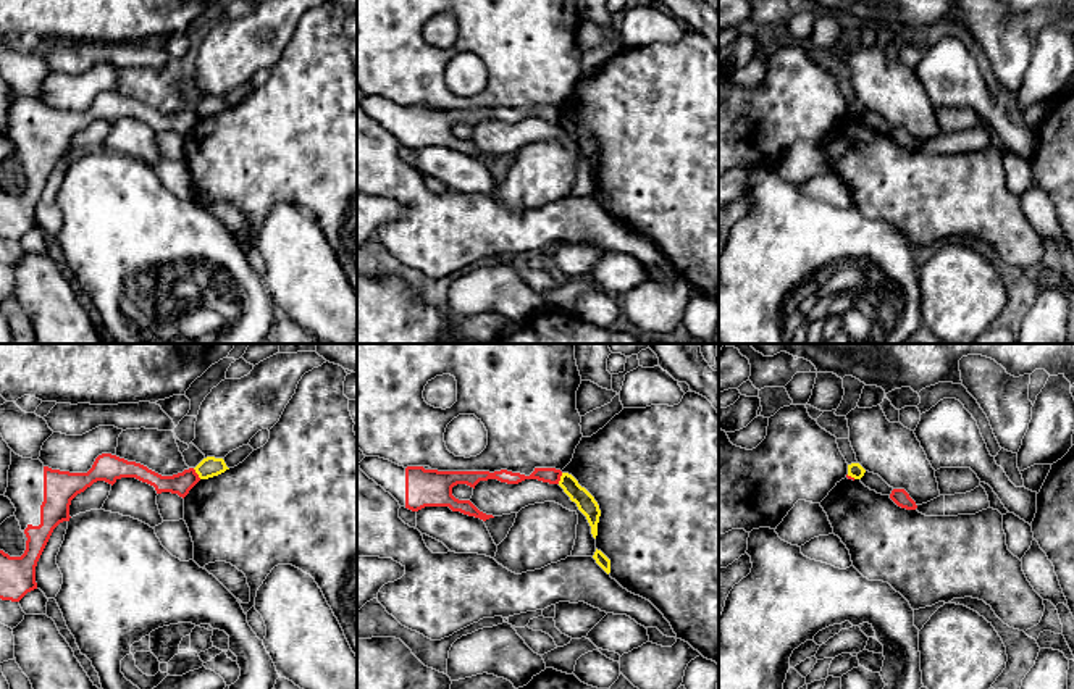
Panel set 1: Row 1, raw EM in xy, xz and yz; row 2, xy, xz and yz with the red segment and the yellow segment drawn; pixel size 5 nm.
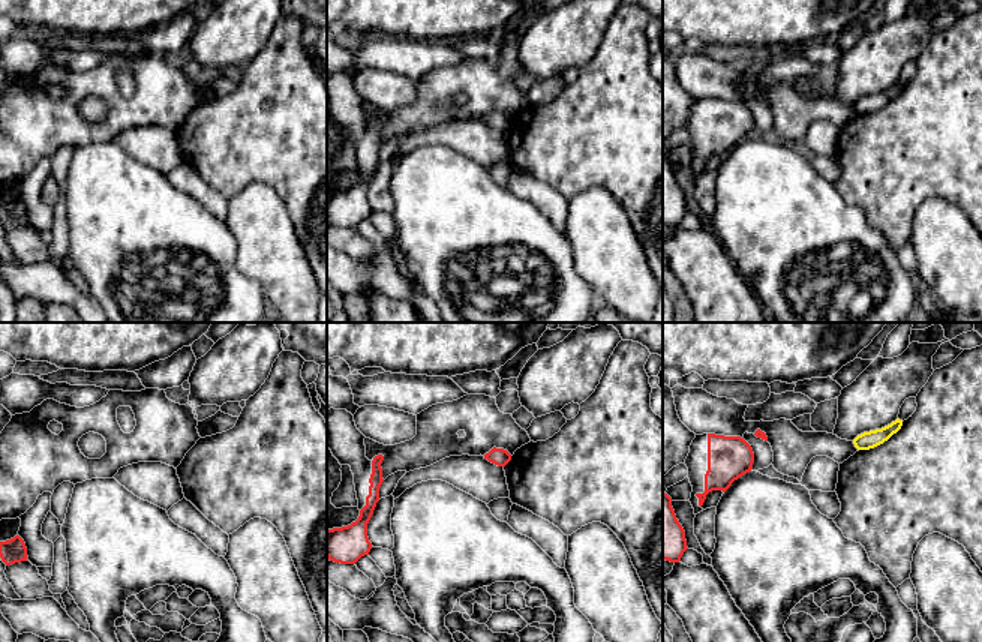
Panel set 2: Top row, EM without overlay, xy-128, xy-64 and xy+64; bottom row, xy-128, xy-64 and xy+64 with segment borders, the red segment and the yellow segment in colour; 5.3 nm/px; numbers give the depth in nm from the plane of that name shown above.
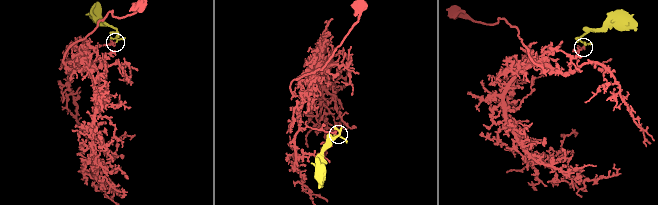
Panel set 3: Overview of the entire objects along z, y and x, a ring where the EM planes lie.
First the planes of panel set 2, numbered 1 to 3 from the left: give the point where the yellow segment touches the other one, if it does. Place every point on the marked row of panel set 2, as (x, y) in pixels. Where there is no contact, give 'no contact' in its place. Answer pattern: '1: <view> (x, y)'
1: no contact
2: no contact
3: no contact

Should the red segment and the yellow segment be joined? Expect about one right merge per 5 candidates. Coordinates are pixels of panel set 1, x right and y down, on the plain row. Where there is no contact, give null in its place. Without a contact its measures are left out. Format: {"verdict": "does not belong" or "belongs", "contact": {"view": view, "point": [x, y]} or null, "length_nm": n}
{"verdict": "does not belong", "contact": {"view": "xy", "point": [196, 112]}, "length_nm": 70}

